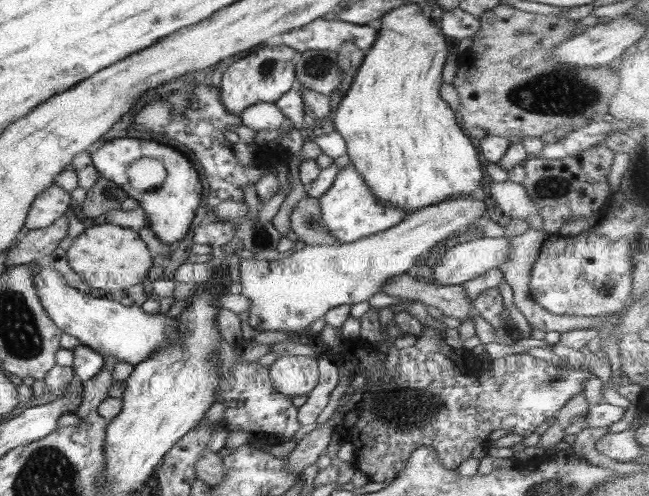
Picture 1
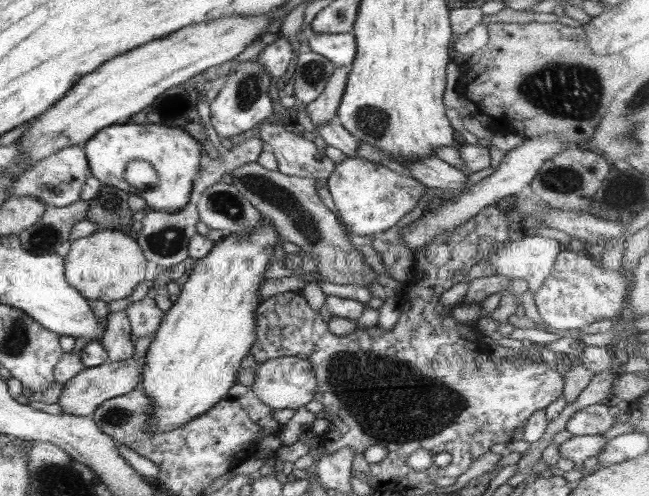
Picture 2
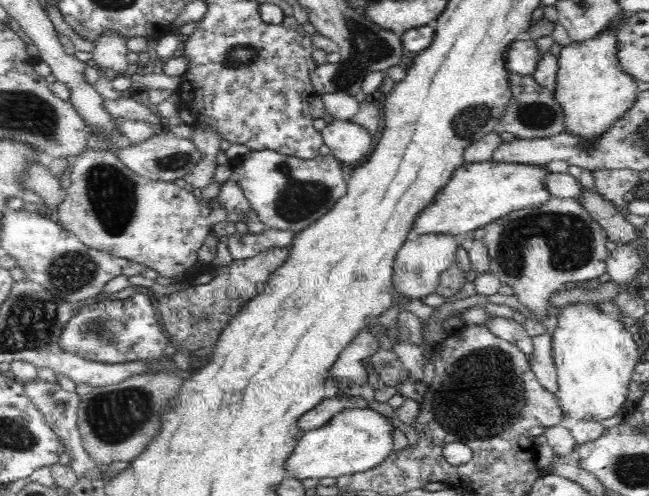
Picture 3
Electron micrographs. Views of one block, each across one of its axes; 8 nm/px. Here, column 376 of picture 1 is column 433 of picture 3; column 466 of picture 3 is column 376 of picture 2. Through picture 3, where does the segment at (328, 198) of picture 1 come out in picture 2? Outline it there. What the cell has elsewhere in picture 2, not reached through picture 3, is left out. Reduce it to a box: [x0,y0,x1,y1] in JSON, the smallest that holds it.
[325,156,426,236]

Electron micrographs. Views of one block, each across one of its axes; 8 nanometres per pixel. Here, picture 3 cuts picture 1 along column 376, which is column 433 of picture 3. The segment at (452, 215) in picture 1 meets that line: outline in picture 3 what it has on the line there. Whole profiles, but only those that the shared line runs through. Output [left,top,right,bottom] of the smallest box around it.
[392,233,458,299]

